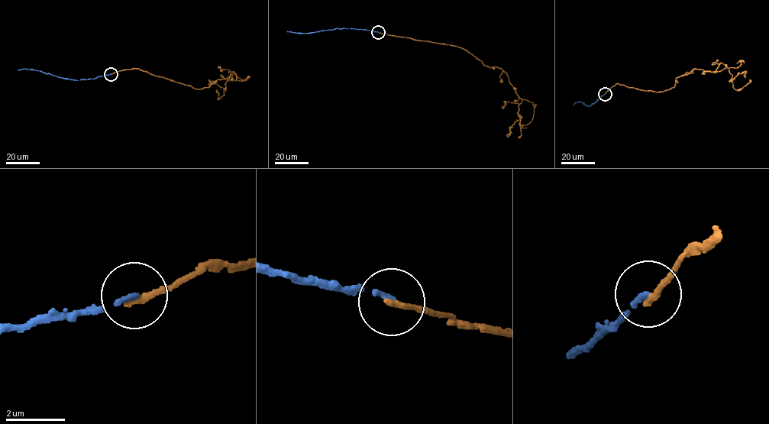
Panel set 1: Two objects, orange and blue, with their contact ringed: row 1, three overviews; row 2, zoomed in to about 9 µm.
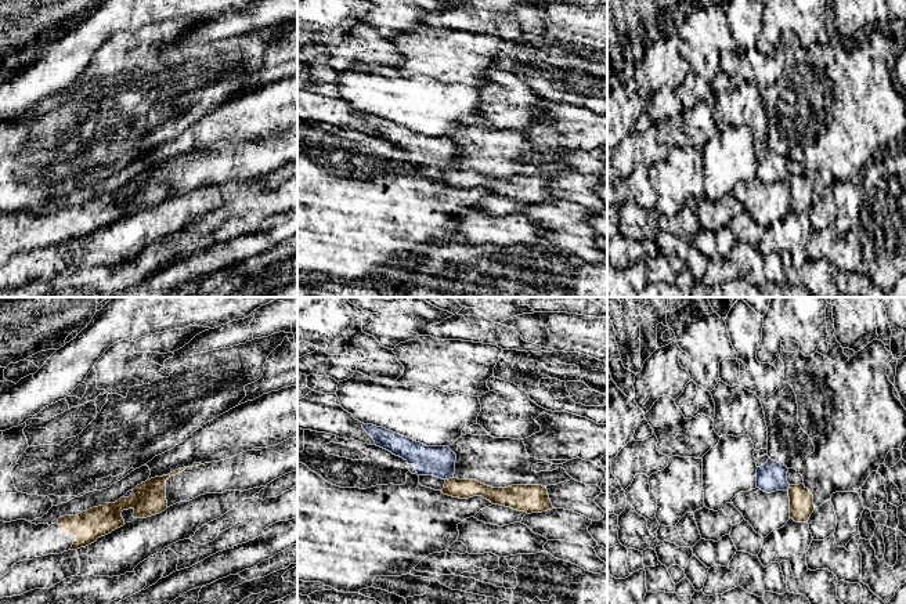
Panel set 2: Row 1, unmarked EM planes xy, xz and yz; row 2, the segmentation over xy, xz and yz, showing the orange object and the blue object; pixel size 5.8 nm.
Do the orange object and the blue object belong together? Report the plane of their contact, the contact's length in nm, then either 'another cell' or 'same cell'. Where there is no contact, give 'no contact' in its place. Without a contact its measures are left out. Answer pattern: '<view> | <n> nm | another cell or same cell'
xz | 50 nm | another cell

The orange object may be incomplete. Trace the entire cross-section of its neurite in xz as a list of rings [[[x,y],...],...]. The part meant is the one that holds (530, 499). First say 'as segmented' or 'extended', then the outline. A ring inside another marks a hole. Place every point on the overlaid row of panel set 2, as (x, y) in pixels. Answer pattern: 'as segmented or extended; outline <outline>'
extended; outline [[[450,478],[441,492],[459,499],[483,496],[490,500],[492,504],[480,510],[474,518],[498,527],[520,522],[526,514],[555,509],[548,489],[542,485],[492,488],[476,480]]]

